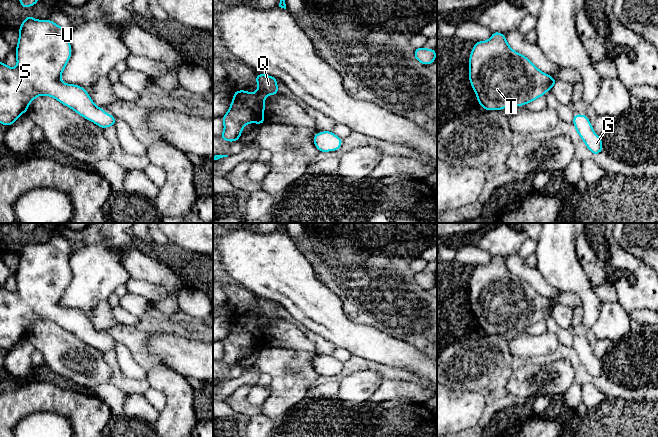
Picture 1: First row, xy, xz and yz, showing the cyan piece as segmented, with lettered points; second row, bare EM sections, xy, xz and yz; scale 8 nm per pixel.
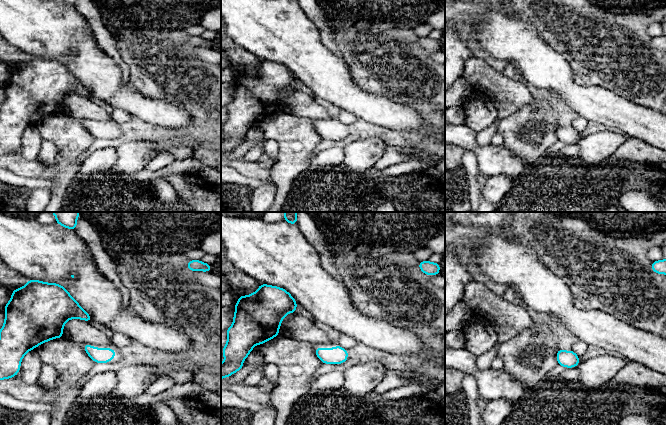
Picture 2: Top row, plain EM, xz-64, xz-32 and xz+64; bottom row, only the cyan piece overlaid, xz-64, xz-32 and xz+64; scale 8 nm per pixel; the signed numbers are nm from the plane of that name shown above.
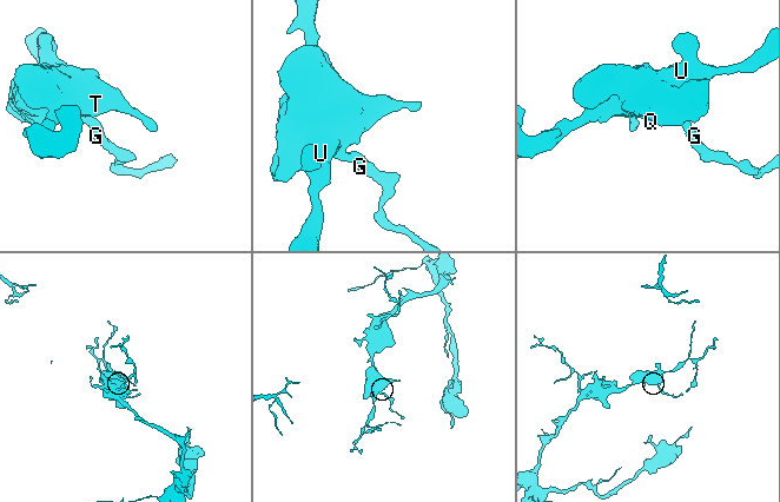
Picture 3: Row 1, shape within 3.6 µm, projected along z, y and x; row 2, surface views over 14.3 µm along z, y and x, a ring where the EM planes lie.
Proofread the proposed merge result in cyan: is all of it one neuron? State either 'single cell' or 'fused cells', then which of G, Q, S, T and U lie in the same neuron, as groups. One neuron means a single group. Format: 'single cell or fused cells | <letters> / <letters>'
single cell | G Q S T U

